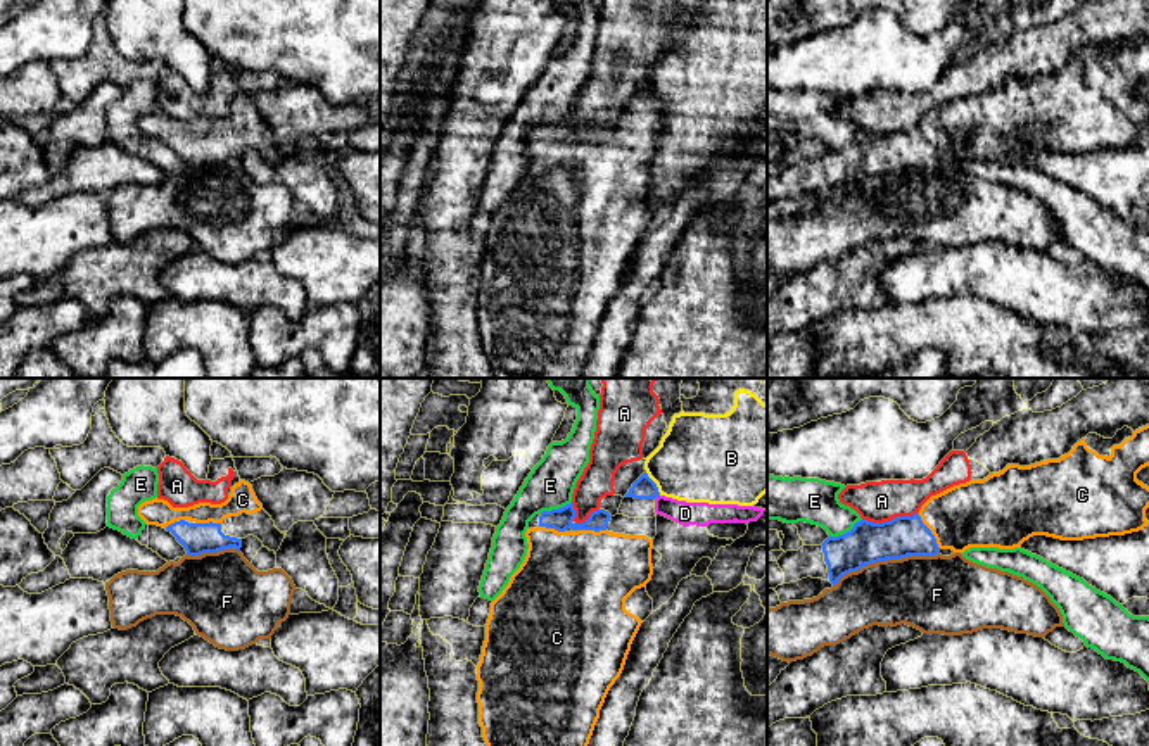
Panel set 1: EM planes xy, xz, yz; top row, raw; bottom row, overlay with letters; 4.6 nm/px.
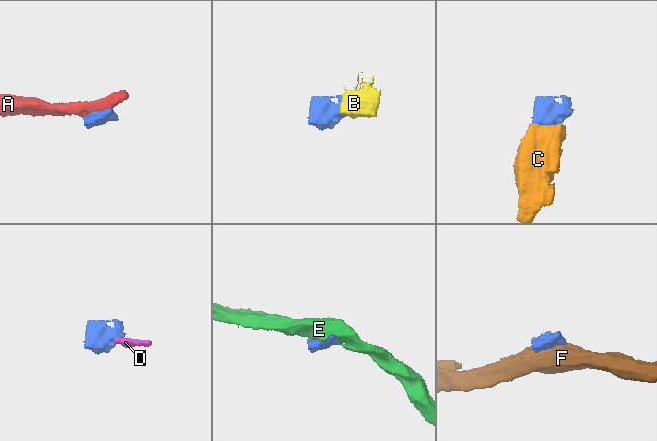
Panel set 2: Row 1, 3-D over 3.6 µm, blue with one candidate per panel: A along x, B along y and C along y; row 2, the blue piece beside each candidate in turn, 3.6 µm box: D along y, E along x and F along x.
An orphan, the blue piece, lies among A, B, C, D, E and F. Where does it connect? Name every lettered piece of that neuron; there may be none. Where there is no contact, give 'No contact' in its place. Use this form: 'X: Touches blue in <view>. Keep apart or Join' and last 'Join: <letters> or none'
A: Touches blue in yz. Keep apart
B: Touches blue in xz. Keep apart
C: Touches blue in yz. Join
D: Touches blue in xz. Keep apart
E: Touches blue in yz. Keep apart
F: Touches blue in yz. Keep apart
Join: C

